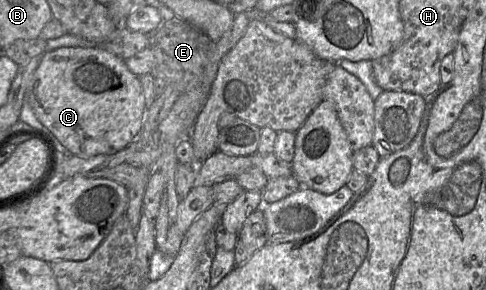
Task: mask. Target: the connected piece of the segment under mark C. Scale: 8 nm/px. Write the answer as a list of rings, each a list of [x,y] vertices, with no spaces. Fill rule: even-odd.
[[[62,47],[53,51],[47,51],[41,56],[41,61],[34,72],[25,93],[25,100],[31,106],[37,119],[50,131],[61,143],[67,154],[81,158],[89,158],[97,155],[112,155],[128,147],[138,136],[146,115],[147,105],[143,94],[139,77],[133,74],[127,67],[125,60],[106,51],[102,47]]]

